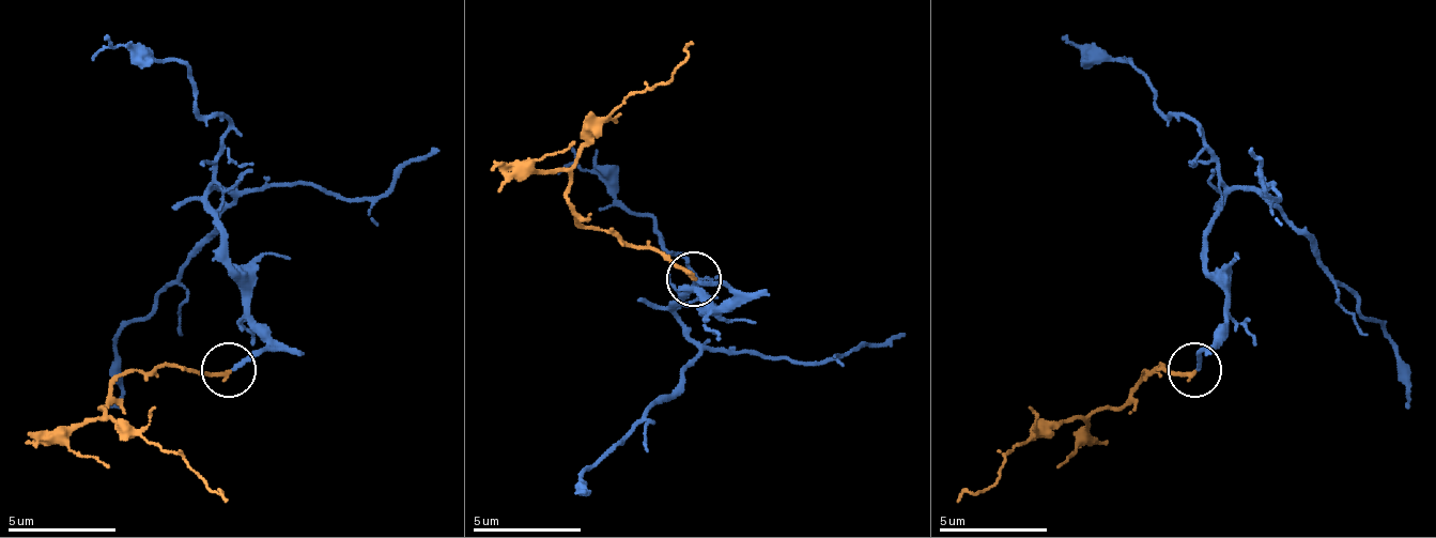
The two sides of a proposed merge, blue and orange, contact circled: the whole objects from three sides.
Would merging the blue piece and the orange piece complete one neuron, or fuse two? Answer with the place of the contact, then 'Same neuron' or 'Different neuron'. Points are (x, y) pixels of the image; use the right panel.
Place: (1194, 369). Same neuron

